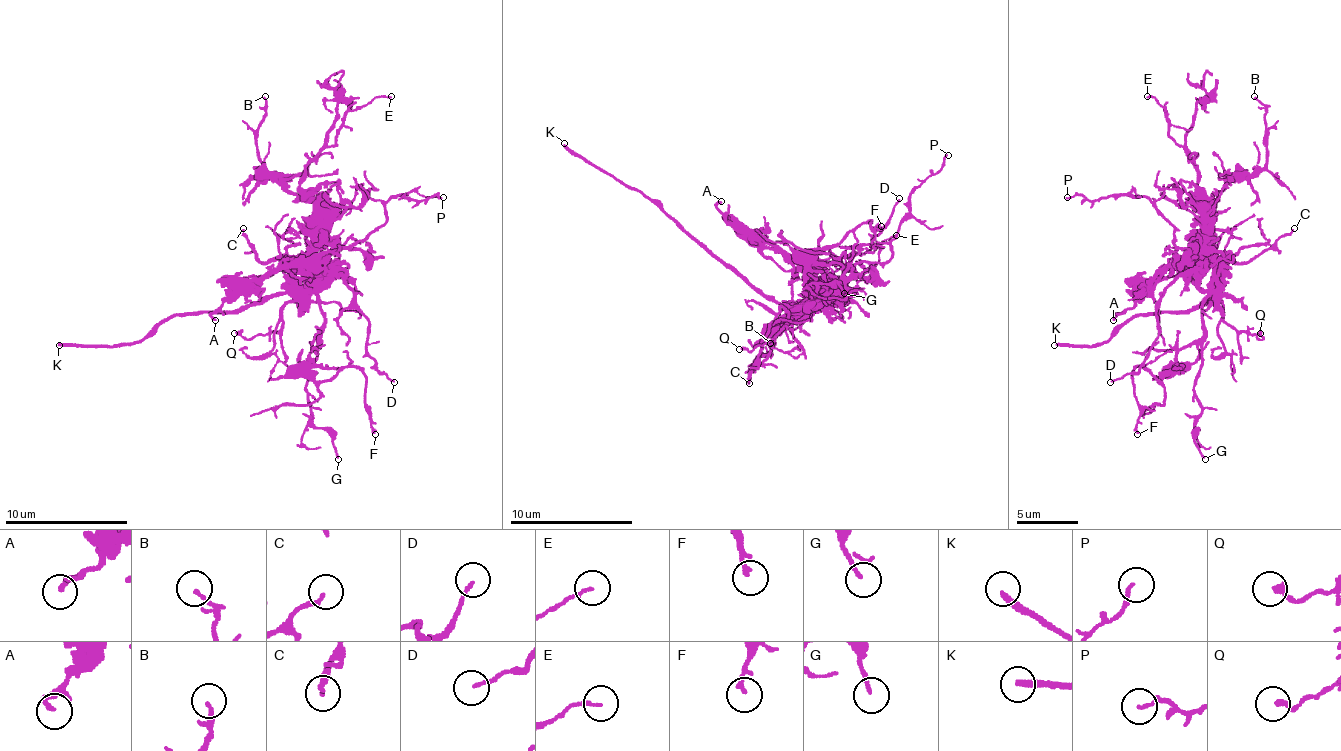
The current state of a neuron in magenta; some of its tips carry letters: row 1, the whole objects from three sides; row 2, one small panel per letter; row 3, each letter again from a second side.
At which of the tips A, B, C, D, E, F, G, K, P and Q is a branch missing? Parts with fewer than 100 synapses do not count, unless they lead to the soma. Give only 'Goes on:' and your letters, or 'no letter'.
Goes on: K

